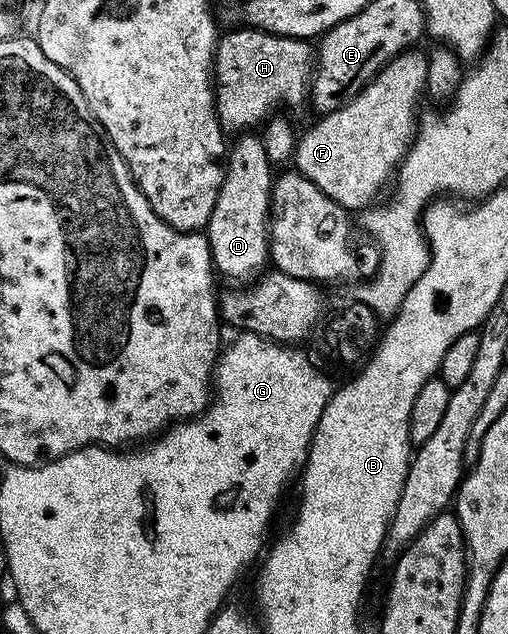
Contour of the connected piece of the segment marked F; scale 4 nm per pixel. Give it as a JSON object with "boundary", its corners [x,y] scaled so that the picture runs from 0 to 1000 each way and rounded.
{"boundary":[[[797,79],[766,96],[740,117],[738,125],[717,136],[705,151],[626,189],[596,215],[585,218],[577,241],[581,268],[610,282],[638,308],[687,333],[715,331],[740,315],[752,293],[774,281],[785,259],[811,227],[823,197],[823,153],[833,150],[843,132],[843,93],[823,79]]]}

